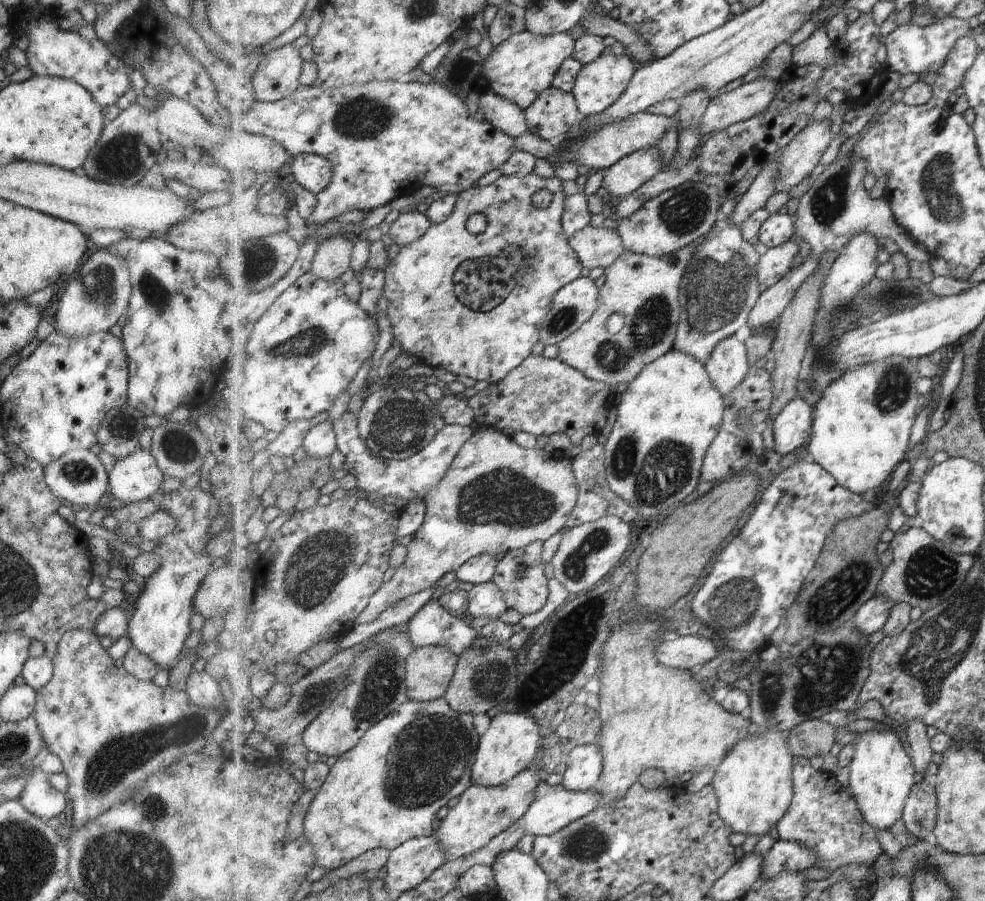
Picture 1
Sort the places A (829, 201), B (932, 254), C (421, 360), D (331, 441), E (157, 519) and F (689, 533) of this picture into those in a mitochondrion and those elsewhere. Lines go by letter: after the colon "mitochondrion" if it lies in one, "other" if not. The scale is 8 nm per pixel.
A: mitochondrion
B: other
C: other
D: other
E: other
F: other

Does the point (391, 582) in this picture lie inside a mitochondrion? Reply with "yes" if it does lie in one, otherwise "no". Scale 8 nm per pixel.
no

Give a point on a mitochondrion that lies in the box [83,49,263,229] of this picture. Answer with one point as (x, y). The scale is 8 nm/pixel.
(121, 156)

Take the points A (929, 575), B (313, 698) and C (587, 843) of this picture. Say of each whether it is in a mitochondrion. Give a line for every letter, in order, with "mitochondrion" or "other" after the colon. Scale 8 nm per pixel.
A: mitochondrion
B: mitochondrion
C: mitochondrion

